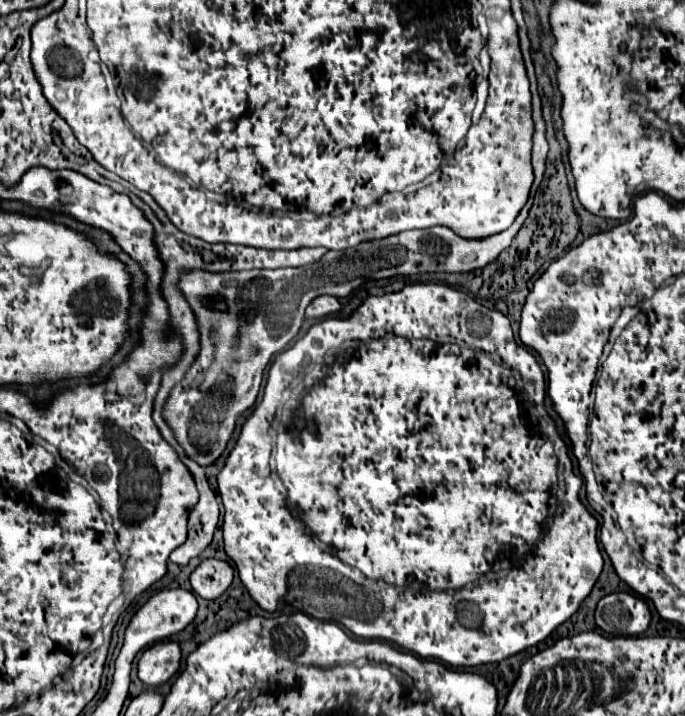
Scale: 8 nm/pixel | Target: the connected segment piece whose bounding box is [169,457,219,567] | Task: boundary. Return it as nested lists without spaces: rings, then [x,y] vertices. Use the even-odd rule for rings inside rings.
[[[181,457],[181,459],[183,459],[183,465],[193,475],[193,481],[195,481],[197,491],[199,491],[197,505],[193,505],[189,509],[187,541],[181,547],[177,547],[169,557],[173,563],[183,567],[183,565],[189,563],[189,559],[197,557],[211,543],[213,531],[215,531],[217,521],[219,521],[219,507],[217,507],[217,501],[215,501],[215,493],[211,491],[209,483],[207,483],[203,467],[197,467],[187,457]]]

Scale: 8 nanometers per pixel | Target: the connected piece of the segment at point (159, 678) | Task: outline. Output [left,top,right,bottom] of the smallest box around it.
[137,643,181,687]

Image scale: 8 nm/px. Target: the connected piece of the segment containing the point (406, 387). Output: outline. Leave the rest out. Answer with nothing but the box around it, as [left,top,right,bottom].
[217,283,603,663]

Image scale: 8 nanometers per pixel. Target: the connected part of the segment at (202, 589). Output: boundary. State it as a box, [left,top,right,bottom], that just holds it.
[189,559,233,599]

